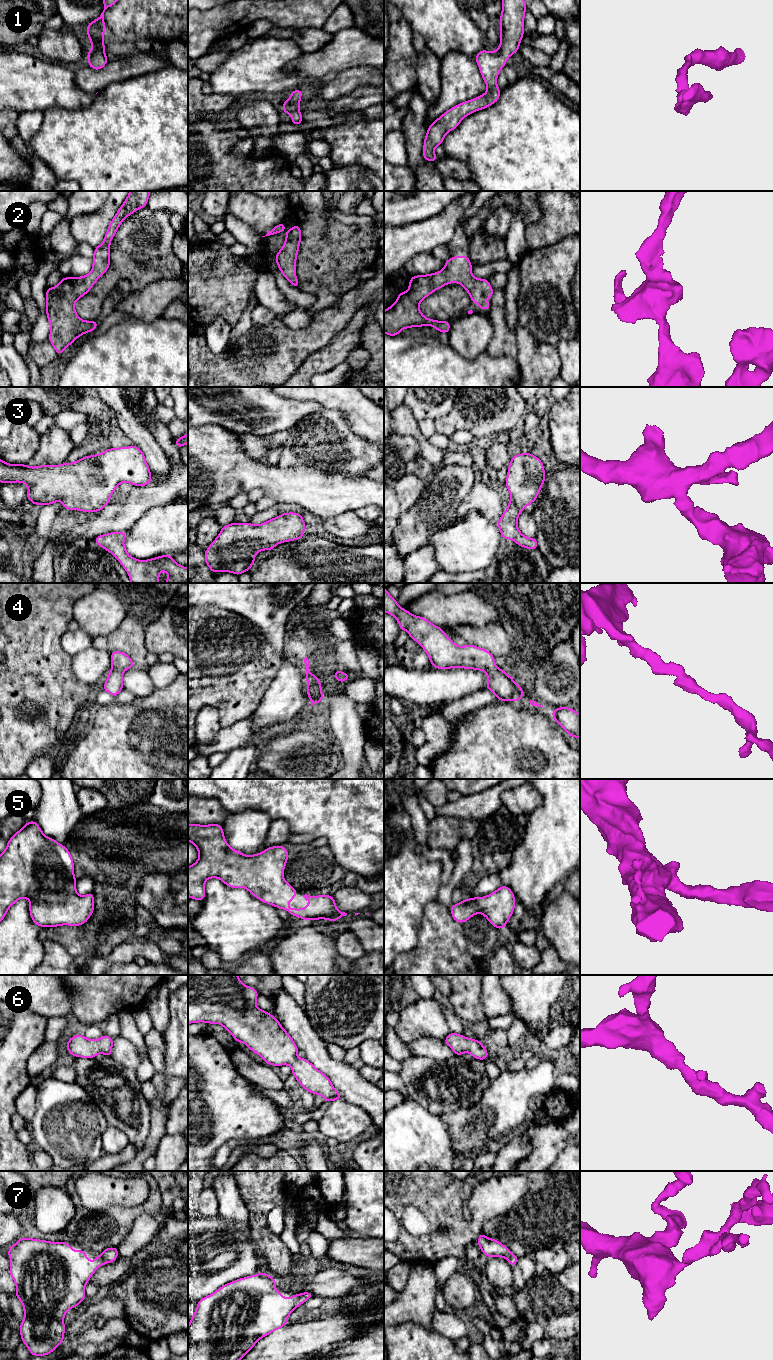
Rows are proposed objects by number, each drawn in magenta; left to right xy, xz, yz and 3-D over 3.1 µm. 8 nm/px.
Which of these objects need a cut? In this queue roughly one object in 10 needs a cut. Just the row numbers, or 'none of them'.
none of them

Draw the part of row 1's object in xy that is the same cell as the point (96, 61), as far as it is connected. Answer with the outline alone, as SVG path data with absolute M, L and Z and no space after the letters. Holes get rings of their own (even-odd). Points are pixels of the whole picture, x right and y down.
M103 0L104 10L94 21L87 24L87 36L92 44L92 49L87 52L88 65L94 70L101 70L108 61L105 55L105 44L103 42L106 31L104 22L104 12L114 5L118 0Z

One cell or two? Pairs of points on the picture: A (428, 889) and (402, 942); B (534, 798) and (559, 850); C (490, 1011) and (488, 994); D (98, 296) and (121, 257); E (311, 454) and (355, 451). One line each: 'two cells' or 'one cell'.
A: one cell
B: two cells
C: one cell
D: one cell
E: one cell

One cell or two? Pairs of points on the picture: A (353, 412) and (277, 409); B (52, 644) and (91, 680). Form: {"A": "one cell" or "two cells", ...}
{"A": "two cells", "B": "two cells"}

